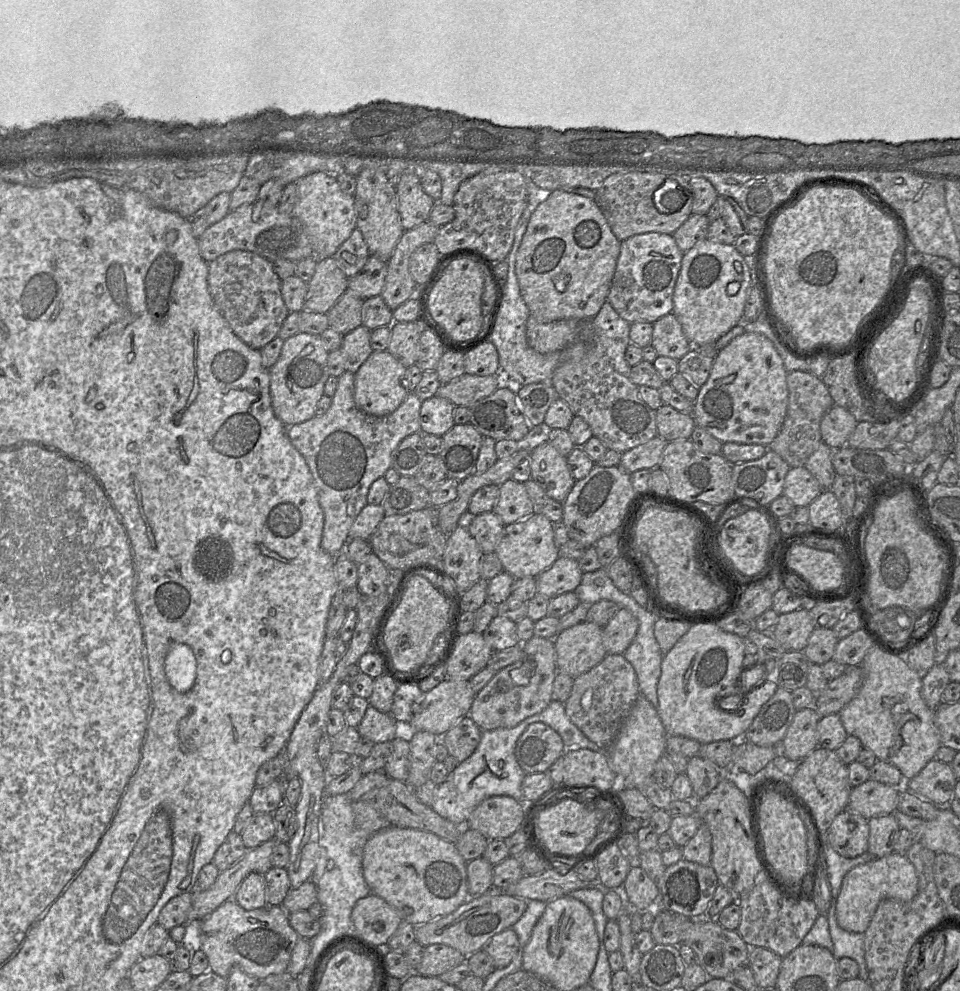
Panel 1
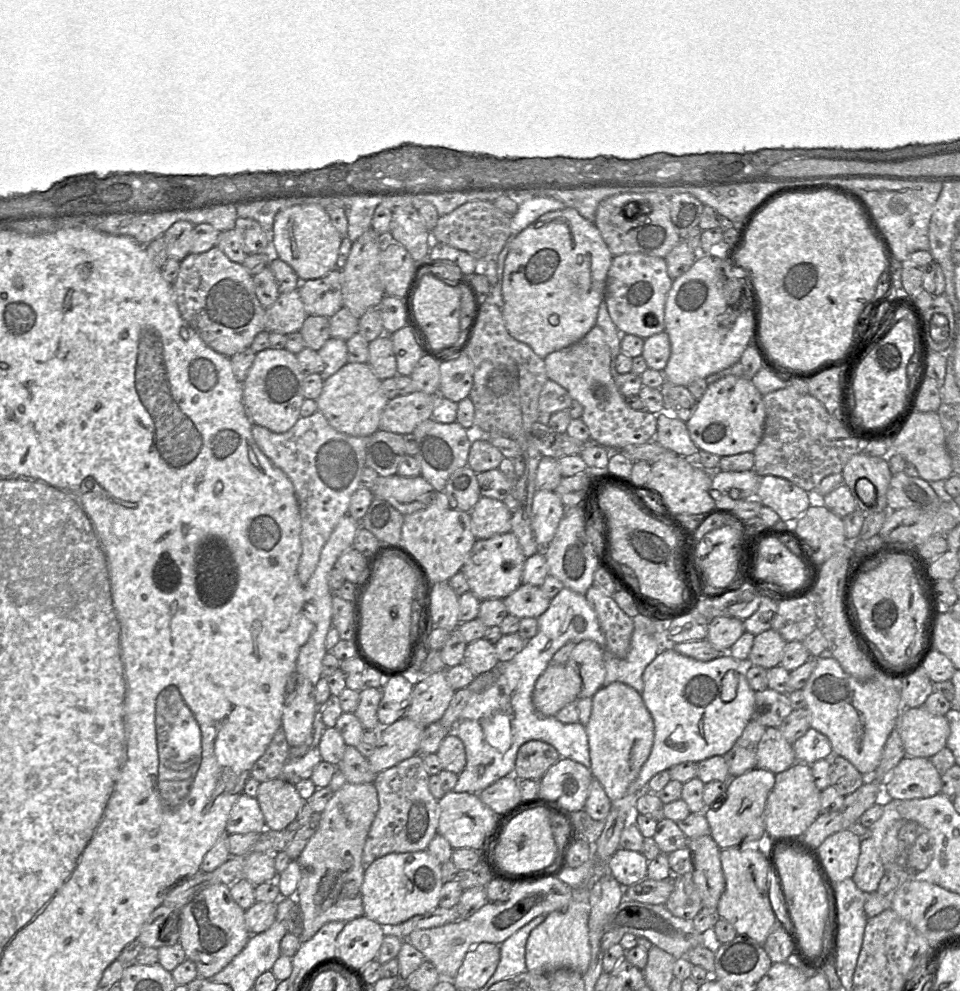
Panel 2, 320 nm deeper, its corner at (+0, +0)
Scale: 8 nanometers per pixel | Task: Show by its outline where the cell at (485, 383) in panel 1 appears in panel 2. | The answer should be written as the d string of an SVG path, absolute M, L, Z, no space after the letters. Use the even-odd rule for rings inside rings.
M414 391L408 395L397 395L385 406L380 429L400 435L413 433L423 421L432 417L438 402L438 394Z

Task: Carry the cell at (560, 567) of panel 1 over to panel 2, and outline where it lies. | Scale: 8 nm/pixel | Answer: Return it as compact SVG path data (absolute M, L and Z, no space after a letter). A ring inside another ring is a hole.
M522 583L503 601L510 615L522 619L538 618L548 609L551 599L543 593L540 586Z

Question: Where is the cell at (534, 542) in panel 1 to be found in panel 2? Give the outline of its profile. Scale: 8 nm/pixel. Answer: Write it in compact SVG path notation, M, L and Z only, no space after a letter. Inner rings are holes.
M511 532L488 539L477 539L460 571L466 577L469 591L479 600L505 599L522 584L522 572L526 556Z

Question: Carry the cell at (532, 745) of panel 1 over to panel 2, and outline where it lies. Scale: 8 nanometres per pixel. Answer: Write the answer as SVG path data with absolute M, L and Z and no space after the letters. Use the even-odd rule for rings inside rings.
M530 740L520 746L513 775L516 778L540 780L561 758L557 749L541 740Z

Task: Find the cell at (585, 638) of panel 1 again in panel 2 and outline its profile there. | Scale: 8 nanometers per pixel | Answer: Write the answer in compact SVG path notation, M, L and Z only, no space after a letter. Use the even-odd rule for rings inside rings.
M552 664L537 679L532 701L543 716L556 716L568 704L578 700L582 679L573 664Z

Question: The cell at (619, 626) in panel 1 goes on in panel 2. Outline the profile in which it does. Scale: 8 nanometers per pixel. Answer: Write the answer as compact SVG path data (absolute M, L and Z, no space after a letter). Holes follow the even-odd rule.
M583 640L576 644L566 664L573 664L582 679L582 689L578 698L592 698L604 686L606 668L605 648L593 640Z

